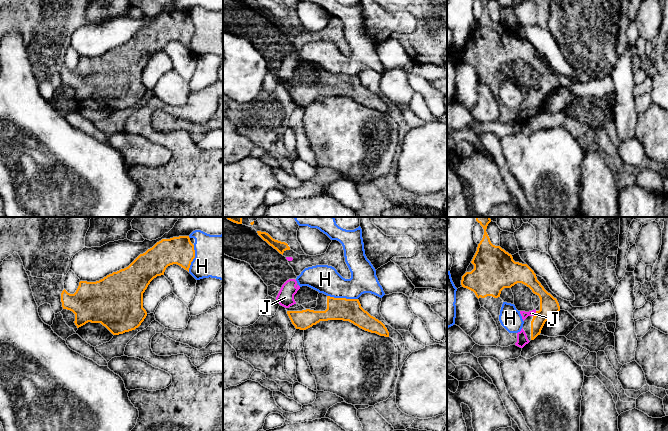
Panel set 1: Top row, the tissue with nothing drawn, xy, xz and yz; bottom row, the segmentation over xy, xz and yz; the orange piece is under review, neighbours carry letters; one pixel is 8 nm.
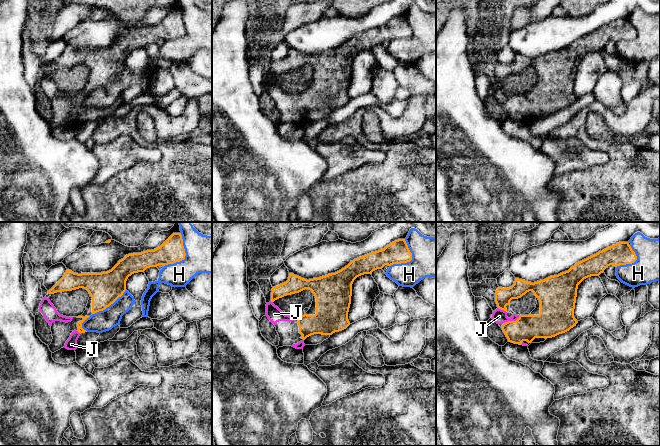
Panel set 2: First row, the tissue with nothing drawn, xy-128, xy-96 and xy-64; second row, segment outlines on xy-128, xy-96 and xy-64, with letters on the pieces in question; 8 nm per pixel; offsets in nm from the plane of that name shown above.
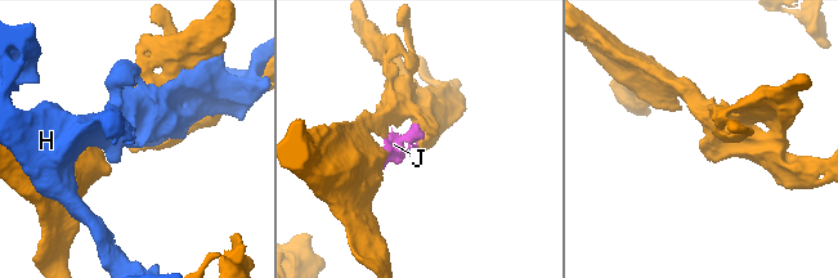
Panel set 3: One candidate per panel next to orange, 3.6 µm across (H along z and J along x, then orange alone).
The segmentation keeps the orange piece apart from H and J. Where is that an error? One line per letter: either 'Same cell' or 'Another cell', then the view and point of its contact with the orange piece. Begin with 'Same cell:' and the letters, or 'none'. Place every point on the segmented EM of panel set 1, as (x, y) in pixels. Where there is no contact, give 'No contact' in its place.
Same cell: J
H: Another cell. Touches orange at xz (342, 298)
J: Same cell. Touches orange at yz (536, 314)

